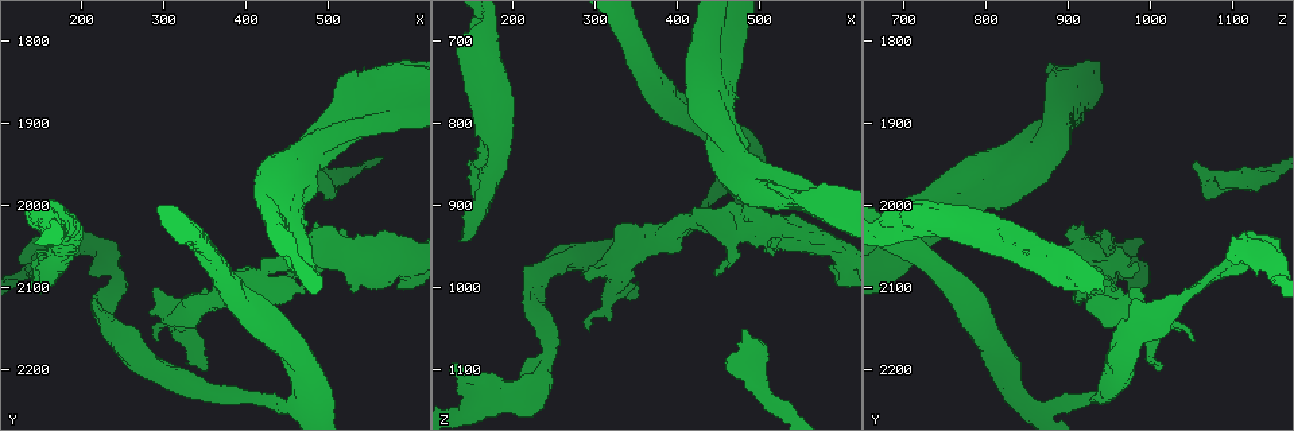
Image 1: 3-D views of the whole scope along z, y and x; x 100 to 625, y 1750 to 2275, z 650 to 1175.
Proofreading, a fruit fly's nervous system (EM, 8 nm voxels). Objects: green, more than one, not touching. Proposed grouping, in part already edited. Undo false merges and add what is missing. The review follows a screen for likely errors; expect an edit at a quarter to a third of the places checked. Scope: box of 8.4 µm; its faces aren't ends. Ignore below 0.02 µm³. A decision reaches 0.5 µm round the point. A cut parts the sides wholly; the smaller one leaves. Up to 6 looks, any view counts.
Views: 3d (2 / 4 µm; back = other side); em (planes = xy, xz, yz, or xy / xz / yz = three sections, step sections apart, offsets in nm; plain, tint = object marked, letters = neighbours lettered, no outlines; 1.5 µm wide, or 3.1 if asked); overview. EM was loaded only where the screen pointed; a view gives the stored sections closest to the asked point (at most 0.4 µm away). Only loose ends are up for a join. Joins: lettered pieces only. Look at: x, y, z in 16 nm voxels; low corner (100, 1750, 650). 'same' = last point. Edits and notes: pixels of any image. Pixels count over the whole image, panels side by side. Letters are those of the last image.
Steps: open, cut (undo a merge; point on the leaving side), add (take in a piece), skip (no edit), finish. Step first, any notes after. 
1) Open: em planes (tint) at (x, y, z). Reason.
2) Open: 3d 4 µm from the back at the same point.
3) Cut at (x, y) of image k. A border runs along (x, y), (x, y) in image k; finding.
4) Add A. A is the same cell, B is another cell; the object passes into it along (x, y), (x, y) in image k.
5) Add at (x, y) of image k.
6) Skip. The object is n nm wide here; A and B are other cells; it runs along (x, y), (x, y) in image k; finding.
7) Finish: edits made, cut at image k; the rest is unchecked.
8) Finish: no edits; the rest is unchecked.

Open: em 3.1 µm xz step 8 (tint) at (140, 2105, 945). An open end.

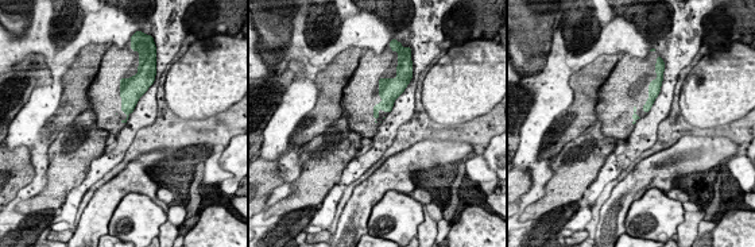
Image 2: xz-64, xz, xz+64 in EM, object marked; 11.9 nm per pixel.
Open: em 3.1 µm planes (letters) at the same point. Cut it another way.

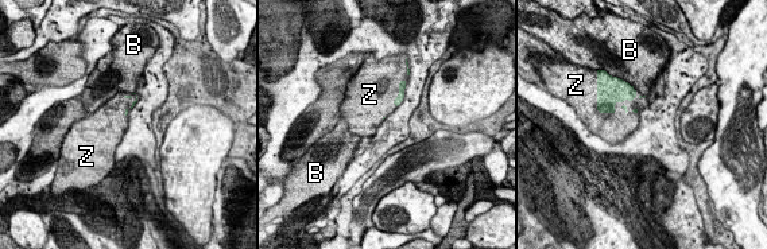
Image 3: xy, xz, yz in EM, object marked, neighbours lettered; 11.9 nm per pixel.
Add Z. Z is the same cell, B is another cell; it goes on there.

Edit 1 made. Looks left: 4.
Open: overview.

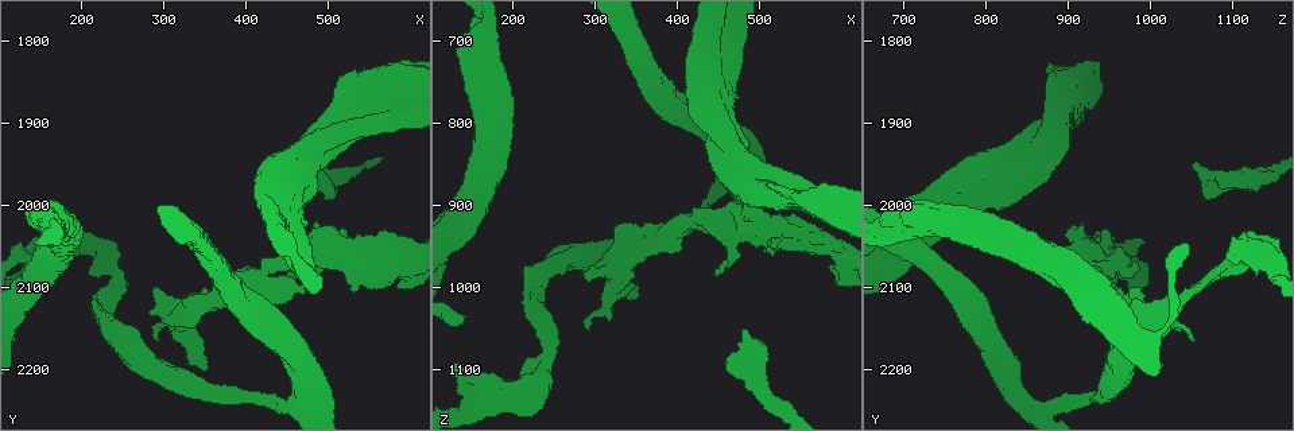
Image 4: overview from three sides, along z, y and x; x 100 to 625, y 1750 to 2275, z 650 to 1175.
Open: 3d 4 µm at (350, 2200, 1015).

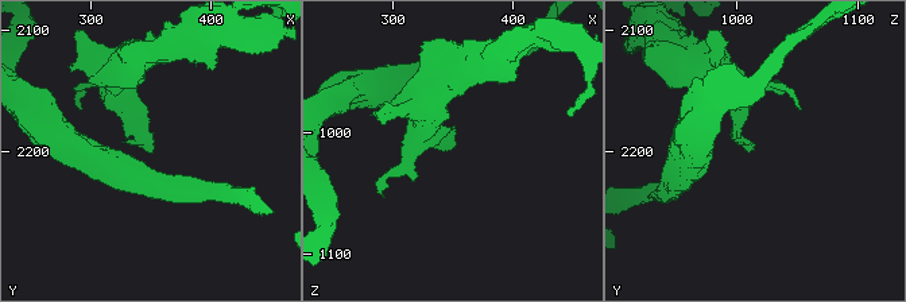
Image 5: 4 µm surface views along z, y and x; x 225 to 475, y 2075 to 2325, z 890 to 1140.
Open: em yz step 8 (tint) at (350, 2200, 1010).

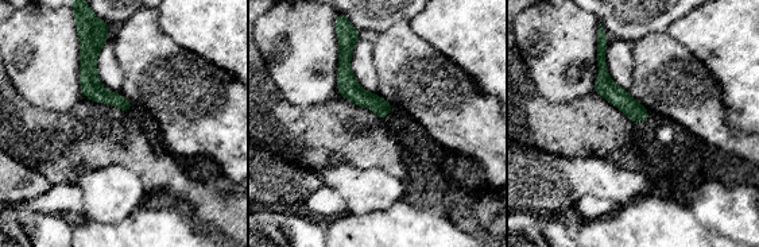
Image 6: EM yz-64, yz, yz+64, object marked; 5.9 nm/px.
Open: em planes (letters) at the same point.

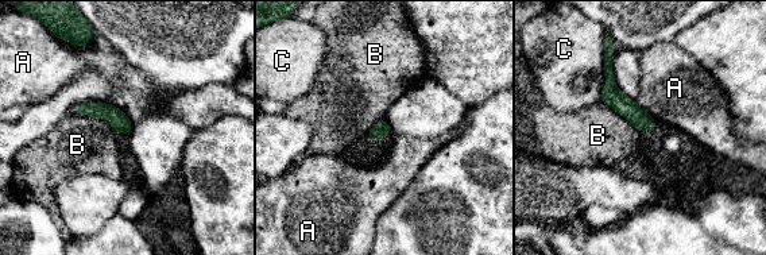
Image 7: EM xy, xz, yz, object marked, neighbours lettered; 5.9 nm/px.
Skip. A, B and C are other cells; no lettered piece goes on from it.

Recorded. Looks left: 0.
Finish: edits made, add at image 3; the rest is unchecked.

